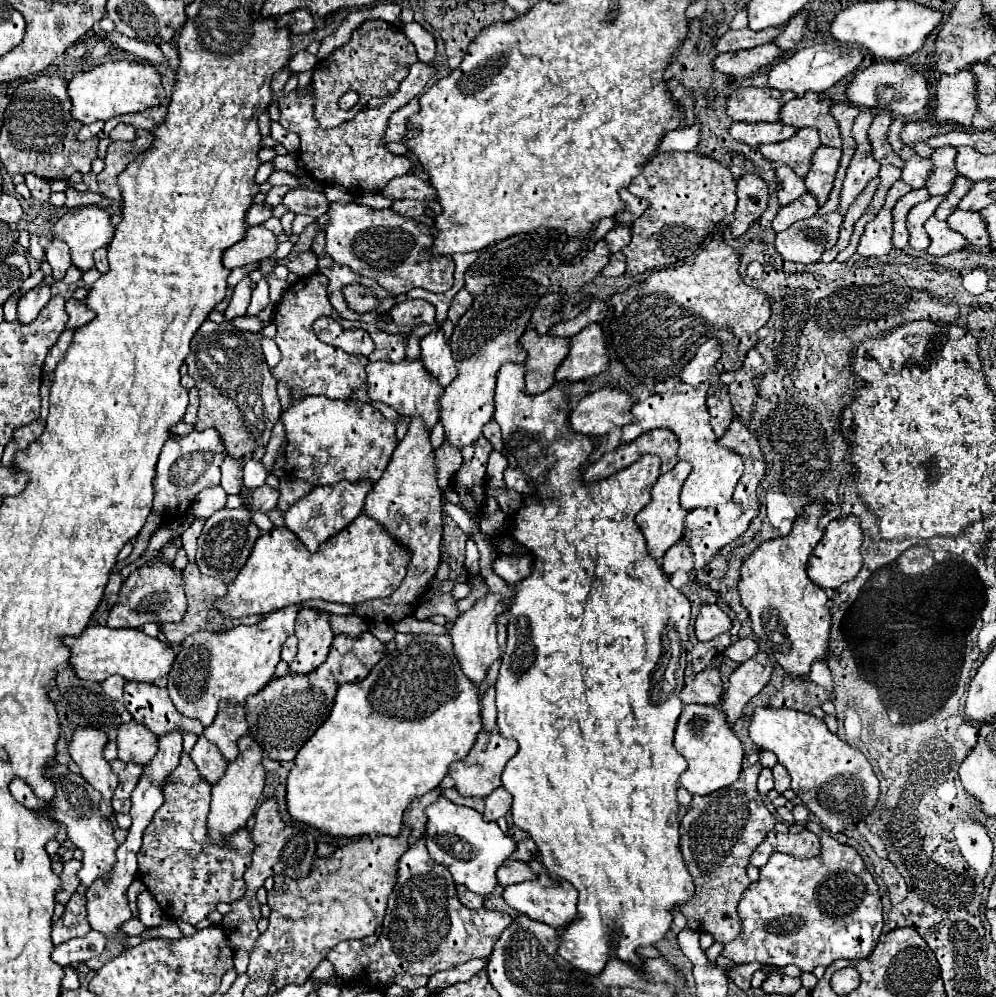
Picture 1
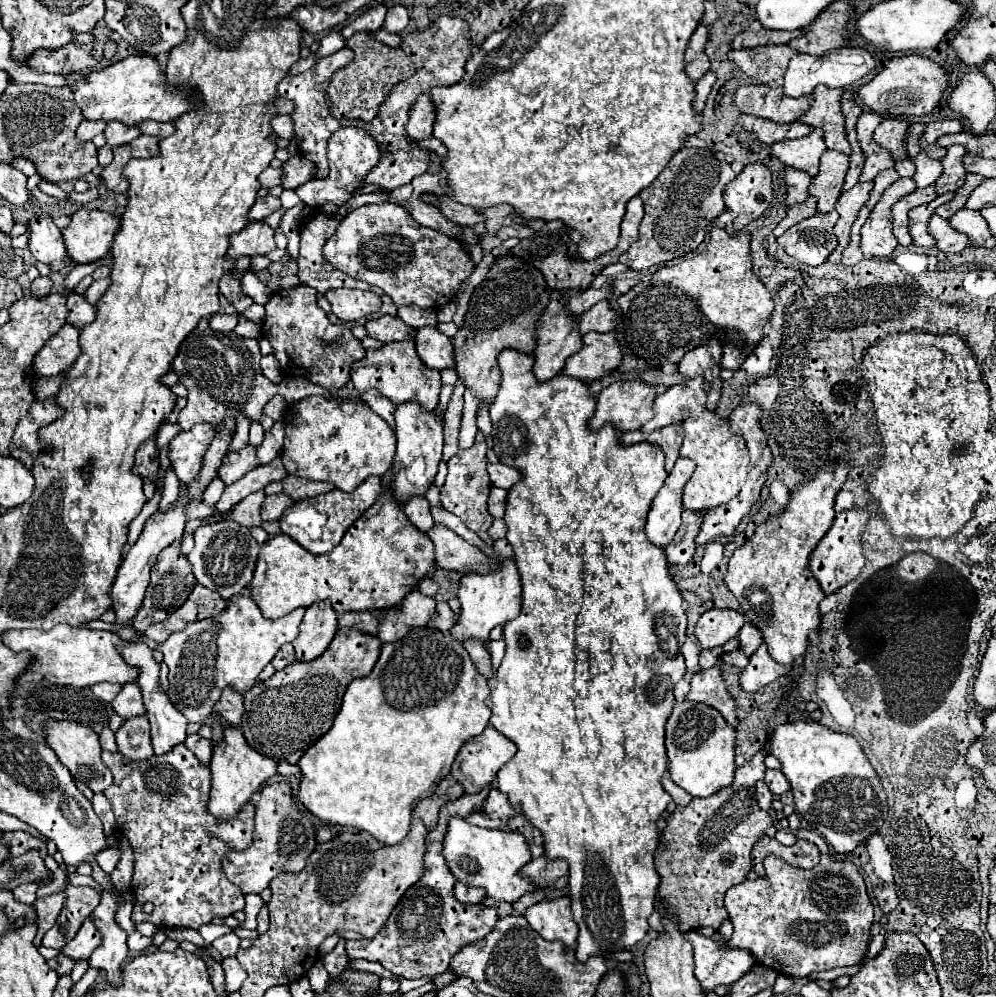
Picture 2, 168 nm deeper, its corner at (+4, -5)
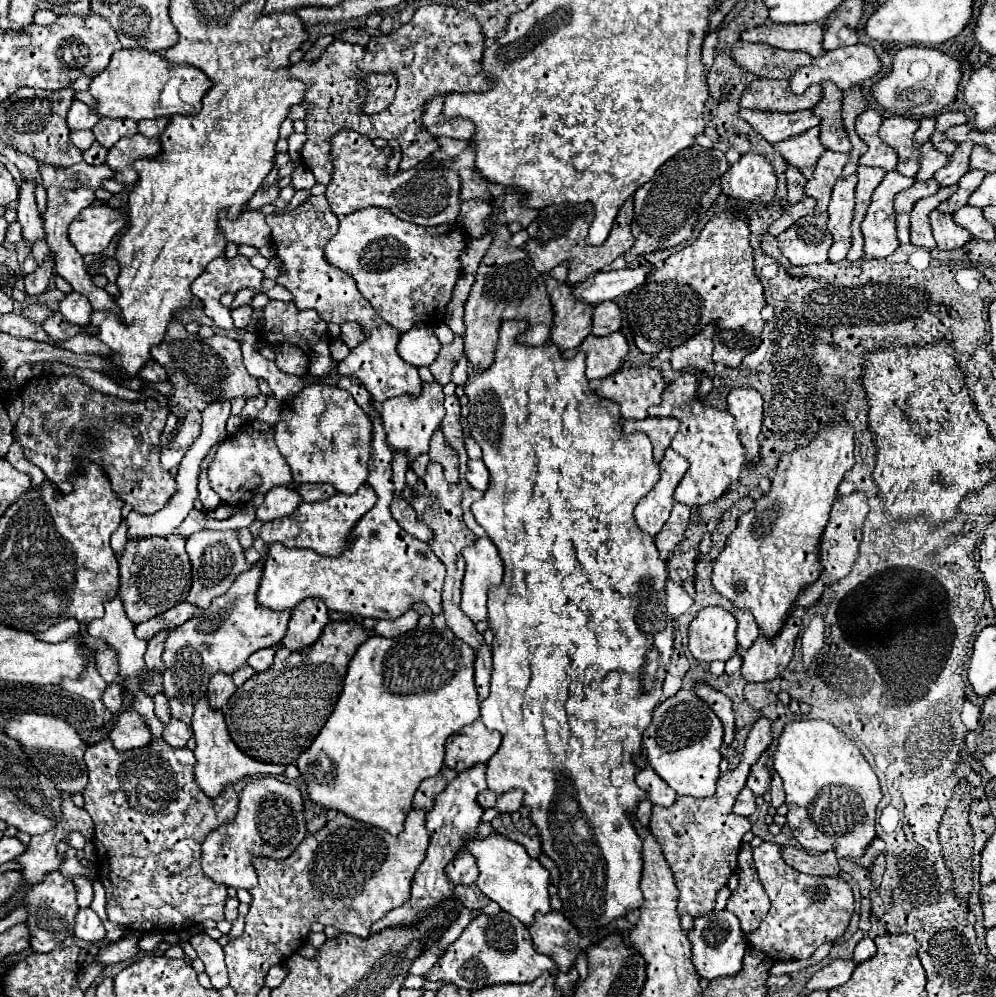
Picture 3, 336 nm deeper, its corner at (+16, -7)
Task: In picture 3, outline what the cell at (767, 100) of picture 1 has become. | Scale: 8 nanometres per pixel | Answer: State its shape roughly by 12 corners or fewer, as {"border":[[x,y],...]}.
{"border":[[754,79],[740,107],[794,113],[814,107],[822,85],[802,95],[788,79]]}

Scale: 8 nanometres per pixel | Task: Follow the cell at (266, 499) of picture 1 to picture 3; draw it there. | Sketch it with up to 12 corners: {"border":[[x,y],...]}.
{"border":[[274,487],[266,493],[256,519],[290,515],[302,503],[296,489]]}

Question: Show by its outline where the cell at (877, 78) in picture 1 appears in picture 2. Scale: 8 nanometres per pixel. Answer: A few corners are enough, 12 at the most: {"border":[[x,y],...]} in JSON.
{"border":[[922,55],[890,59],[856,91],[866,109],[922,117],[948,77]]}

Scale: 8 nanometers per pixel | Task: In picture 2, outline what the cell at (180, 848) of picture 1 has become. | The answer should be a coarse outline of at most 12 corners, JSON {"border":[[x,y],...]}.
{"border":[[182,743],[102,751],[134,847],[132,921],[198,929],[244,909],[224,875],[254,807],[206,809],[210,769]]}

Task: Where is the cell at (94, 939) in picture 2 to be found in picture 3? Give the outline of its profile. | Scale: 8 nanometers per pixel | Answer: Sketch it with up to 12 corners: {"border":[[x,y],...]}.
{"border":[[90,907],[76,915],[74,935],[96,943],[106,935]]}

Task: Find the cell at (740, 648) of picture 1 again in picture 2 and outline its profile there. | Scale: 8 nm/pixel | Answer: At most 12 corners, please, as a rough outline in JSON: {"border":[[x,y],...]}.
{"border":[[744,623],[738,635],[740,651],[750,657],[762,645],[762,633]]}

